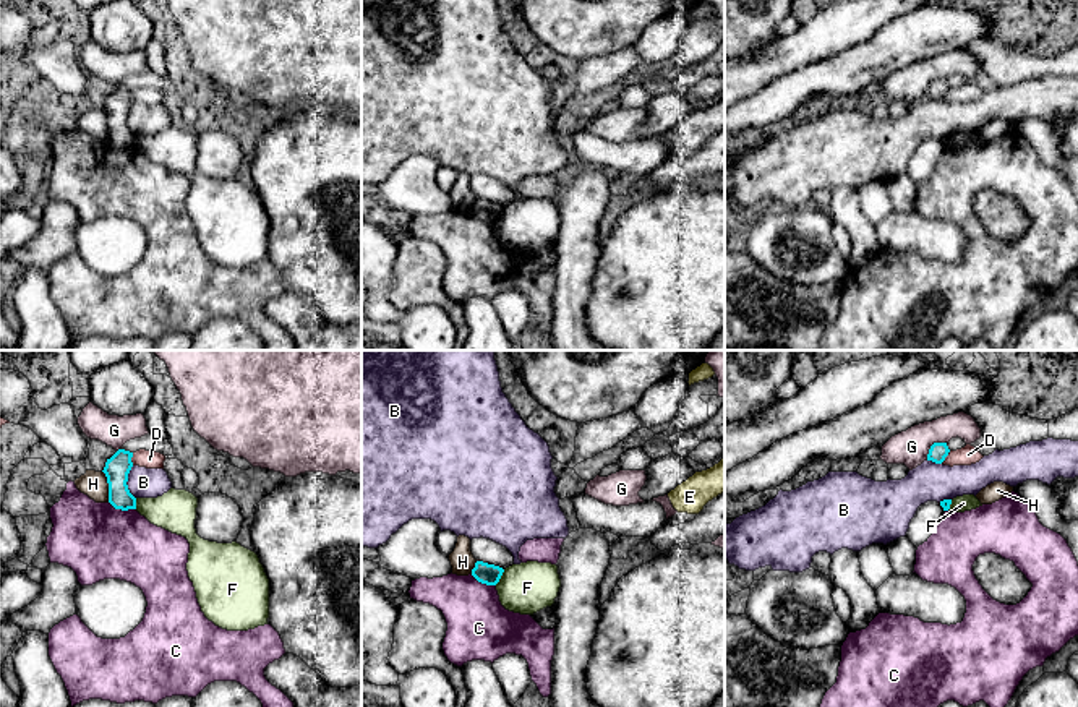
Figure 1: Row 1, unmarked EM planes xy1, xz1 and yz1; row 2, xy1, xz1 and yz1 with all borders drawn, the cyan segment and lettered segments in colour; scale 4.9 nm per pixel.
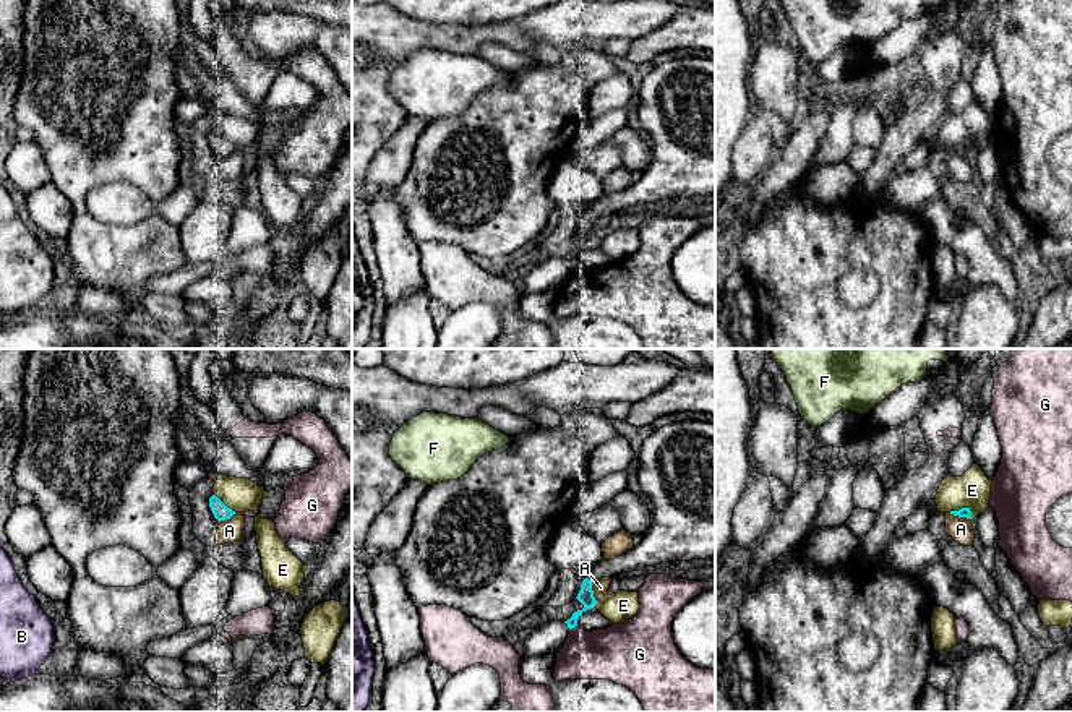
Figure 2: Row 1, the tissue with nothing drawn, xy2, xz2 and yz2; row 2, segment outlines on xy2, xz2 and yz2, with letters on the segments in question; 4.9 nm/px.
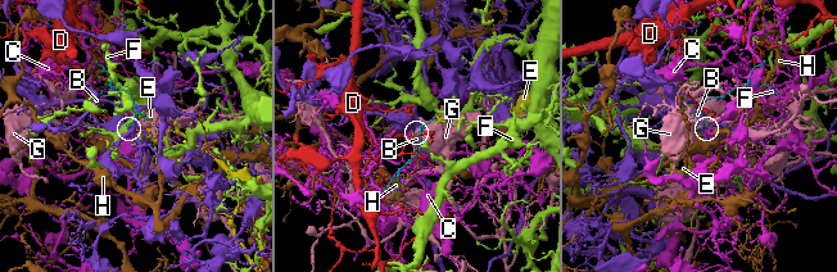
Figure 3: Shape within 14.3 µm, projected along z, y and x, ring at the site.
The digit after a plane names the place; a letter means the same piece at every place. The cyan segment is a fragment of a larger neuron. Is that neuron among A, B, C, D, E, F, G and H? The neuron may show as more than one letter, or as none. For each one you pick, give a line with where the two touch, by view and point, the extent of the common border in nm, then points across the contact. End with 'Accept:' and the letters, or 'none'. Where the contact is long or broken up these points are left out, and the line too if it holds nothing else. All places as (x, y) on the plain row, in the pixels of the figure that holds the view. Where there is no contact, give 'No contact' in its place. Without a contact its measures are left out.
Accept: none

